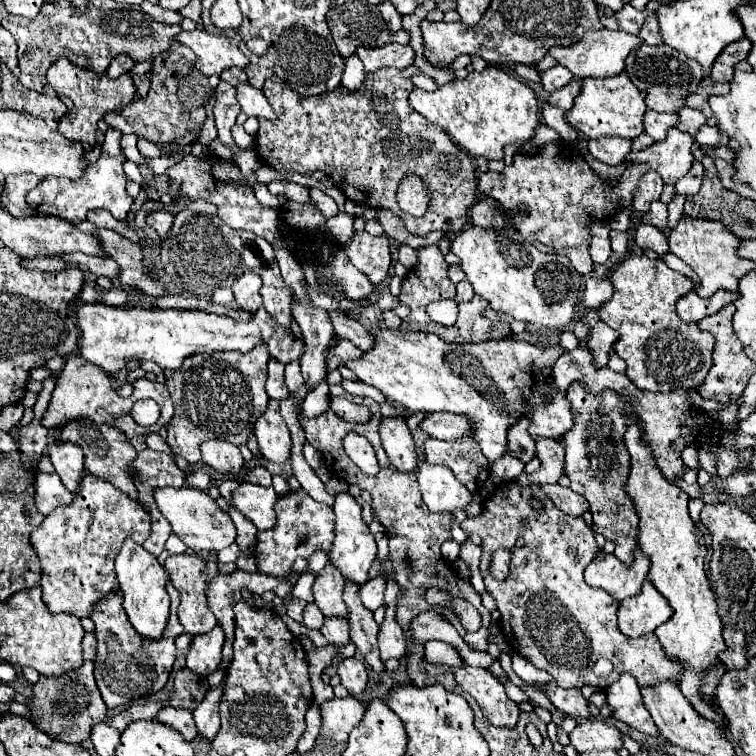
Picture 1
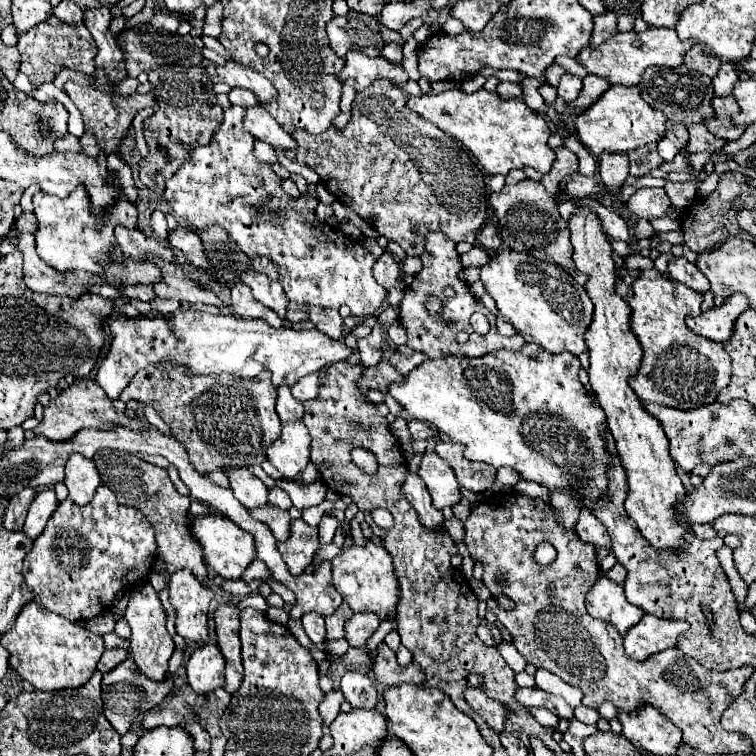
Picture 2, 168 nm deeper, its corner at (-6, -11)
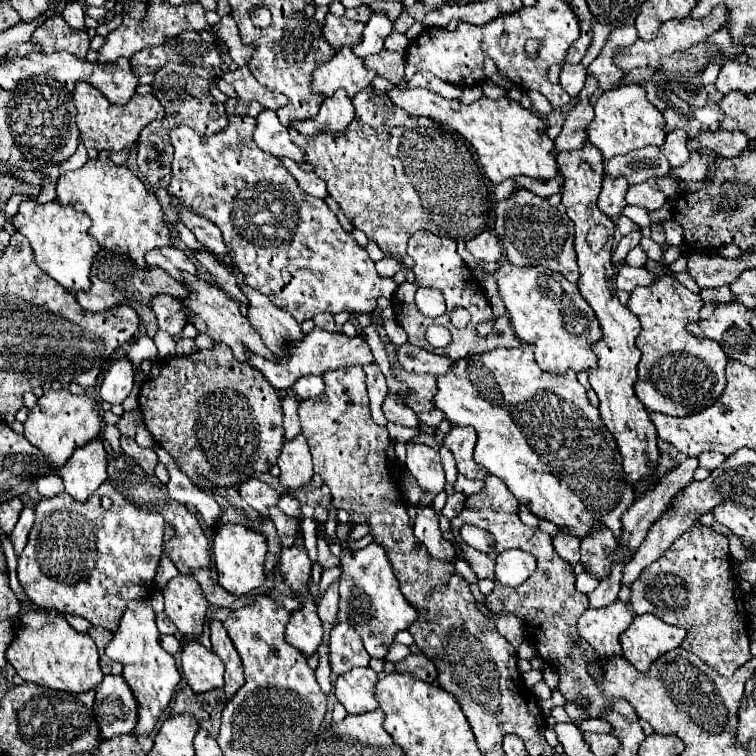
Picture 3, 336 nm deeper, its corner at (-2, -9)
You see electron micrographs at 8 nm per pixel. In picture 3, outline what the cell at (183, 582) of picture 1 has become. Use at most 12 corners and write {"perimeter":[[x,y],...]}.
{"perimeter":[[192,576],[164,588],[164,612],[184,636],[198,638],[208,602]]}

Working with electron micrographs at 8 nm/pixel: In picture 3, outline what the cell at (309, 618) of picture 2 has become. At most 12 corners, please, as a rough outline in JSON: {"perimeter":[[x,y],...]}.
{"perimeter":[[320,584],[290,614],[286,642],[306,656],[322,640],[316,614]]}

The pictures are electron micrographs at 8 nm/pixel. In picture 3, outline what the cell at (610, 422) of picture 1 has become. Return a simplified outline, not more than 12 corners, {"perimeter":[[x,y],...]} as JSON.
{"perimeter":[[696,522],[630,586],[722,676],[752,658],[728,538]]}

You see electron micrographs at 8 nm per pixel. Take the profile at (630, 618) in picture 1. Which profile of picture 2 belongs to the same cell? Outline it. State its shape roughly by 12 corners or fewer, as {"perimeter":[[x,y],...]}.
{"perimeter":[[644,614],[624,636],[626,654],[646,660],[674,646],[688,624]]}

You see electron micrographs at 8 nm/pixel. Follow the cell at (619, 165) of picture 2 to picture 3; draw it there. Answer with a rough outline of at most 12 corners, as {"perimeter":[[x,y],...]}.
{"perimeter":[[606,178],[598,208],[616,218],[626,206],[628,182]]}

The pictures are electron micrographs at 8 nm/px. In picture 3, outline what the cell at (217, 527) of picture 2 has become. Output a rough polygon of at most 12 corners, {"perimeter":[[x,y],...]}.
{"perimeter":[[240,524],[214,534],[218,584],[232,596],[264,580],[266,538]]}

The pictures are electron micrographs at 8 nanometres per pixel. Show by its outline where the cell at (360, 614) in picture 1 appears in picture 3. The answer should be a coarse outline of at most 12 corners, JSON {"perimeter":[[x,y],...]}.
{"perimeter":[[410,654],[396,670],[436,682],[434,662],[424,654]]}

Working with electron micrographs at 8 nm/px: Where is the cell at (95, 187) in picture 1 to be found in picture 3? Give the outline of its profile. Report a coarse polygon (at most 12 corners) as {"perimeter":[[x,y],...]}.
{"perimeter":[[58,200],[12,218],[34,262],[66,290],[90,290],[90,218]]}

